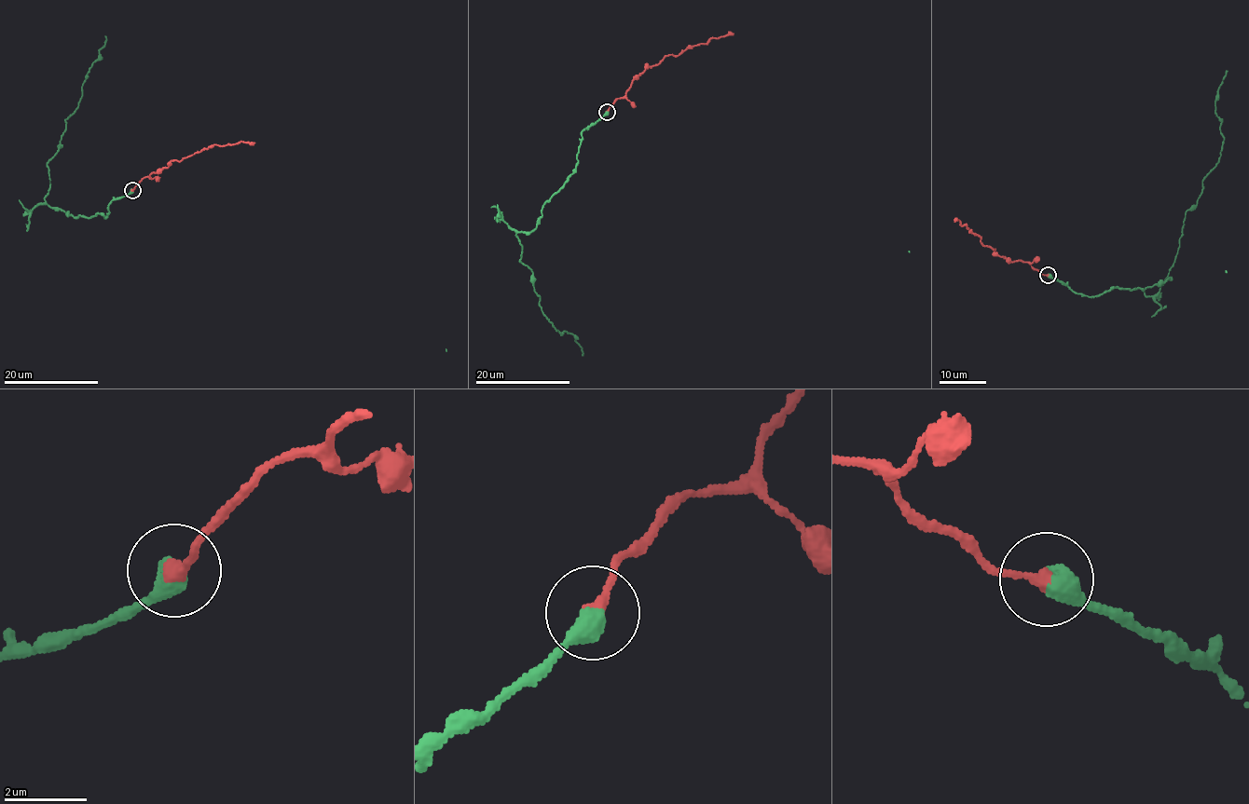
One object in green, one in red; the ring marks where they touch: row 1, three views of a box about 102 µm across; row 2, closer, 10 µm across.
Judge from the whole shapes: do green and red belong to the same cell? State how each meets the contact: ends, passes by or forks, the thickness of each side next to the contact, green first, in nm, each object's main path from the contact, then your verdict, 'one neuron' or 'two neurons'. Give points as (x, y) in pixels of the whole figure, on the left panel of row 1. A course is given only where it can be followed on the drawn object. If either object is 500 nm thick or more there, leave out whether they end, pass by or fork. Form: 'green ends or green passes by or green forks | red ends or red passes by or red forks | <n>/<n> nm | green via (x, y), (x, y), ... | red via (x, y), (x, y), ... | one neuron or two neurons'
550/300 nm | green via (131, 190), (114, 198), (106, 218), (68, 215), (45, 196), (48, 159), (104, 35) | red via (131, 190), (145, 176), (172, 161), (216, 144), (254, 143) | one neuron

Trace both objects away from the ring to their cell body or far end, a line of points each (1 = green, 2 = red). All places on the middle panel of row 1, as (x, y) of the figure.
1: (607, 112), (582, 131), (577, 166), (539, 222), (516, 236), (539, 306), (582, 355)
2: (607, 112), (646, 69), (667, 55), (678, 55), (712, 38), (734, 33)

